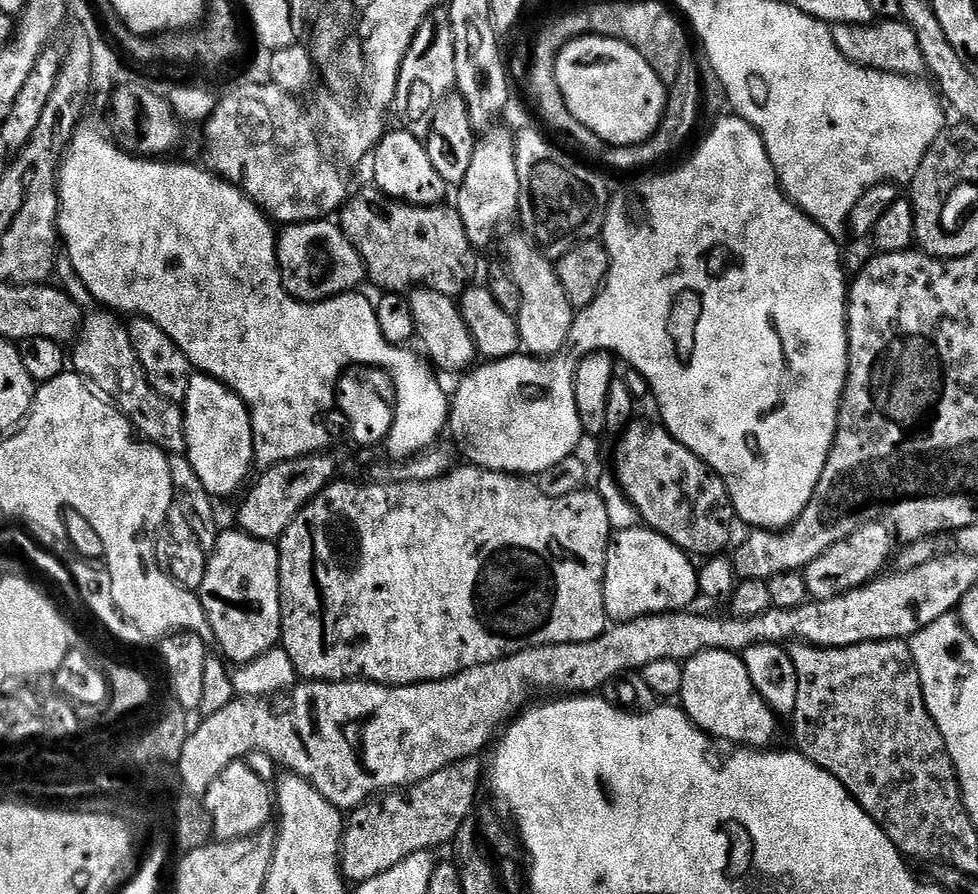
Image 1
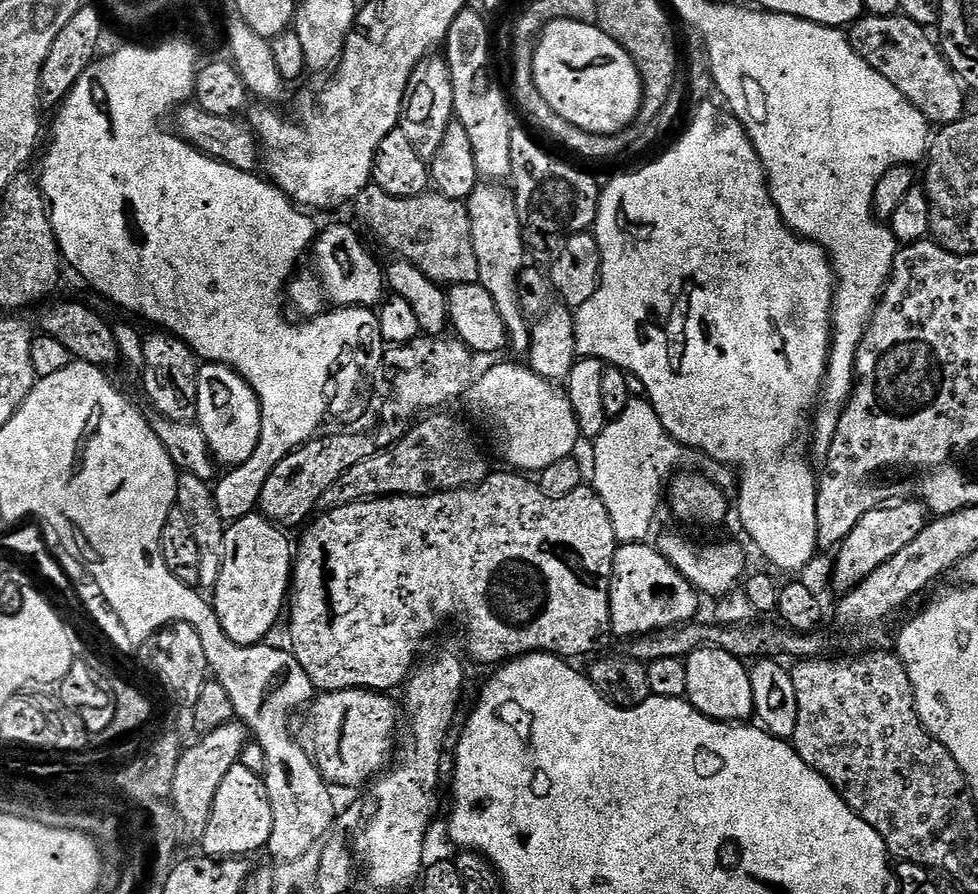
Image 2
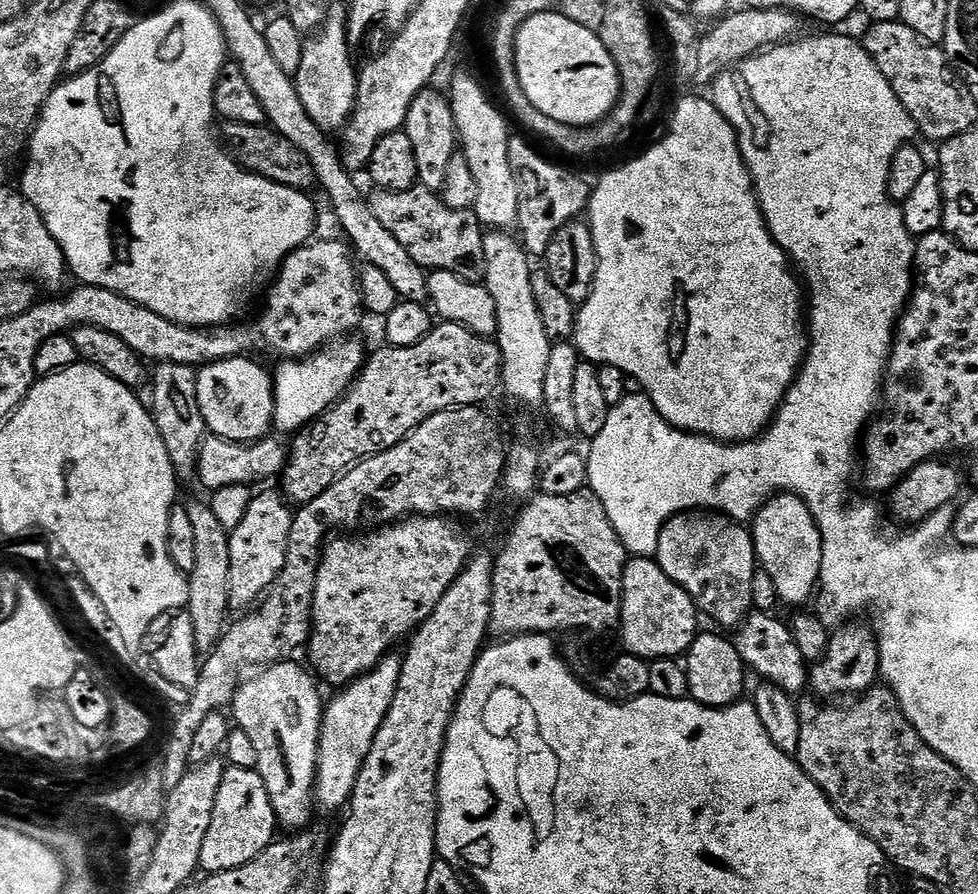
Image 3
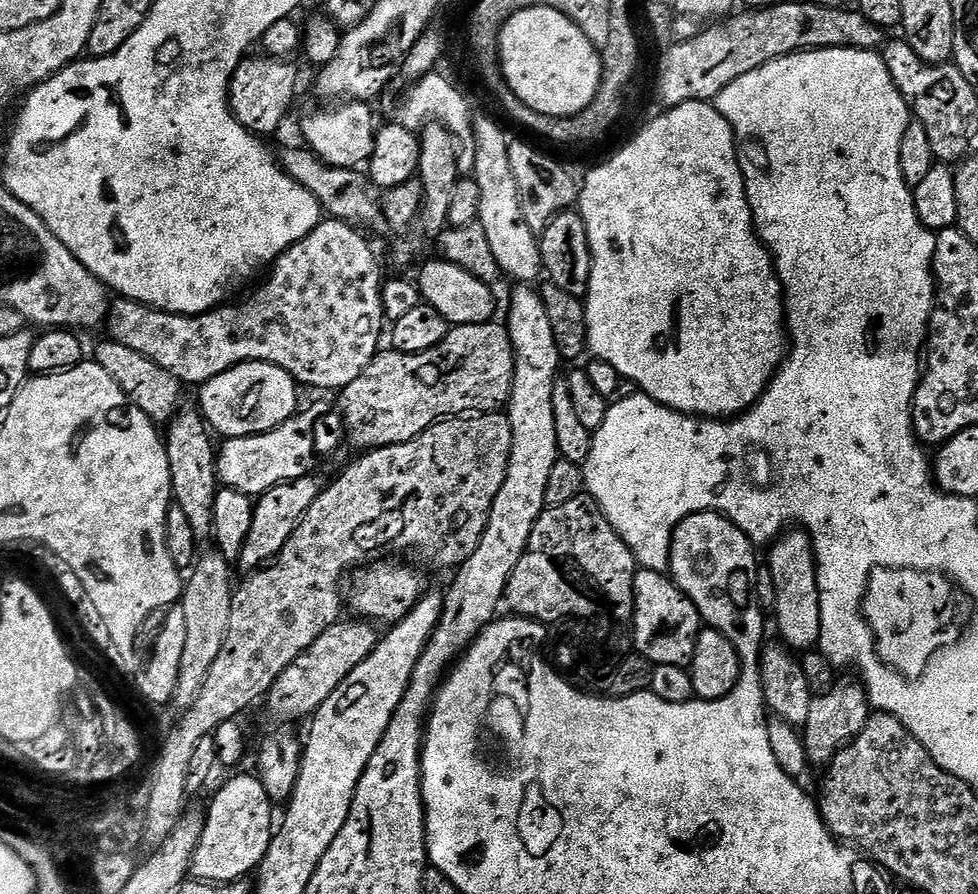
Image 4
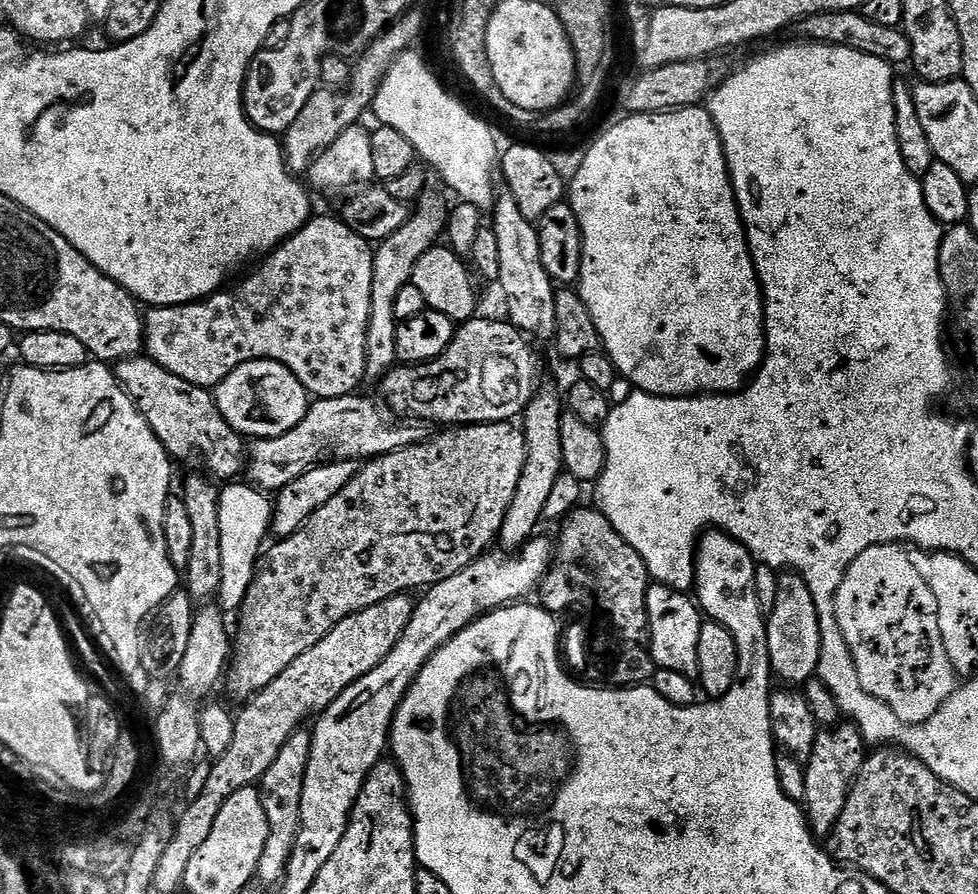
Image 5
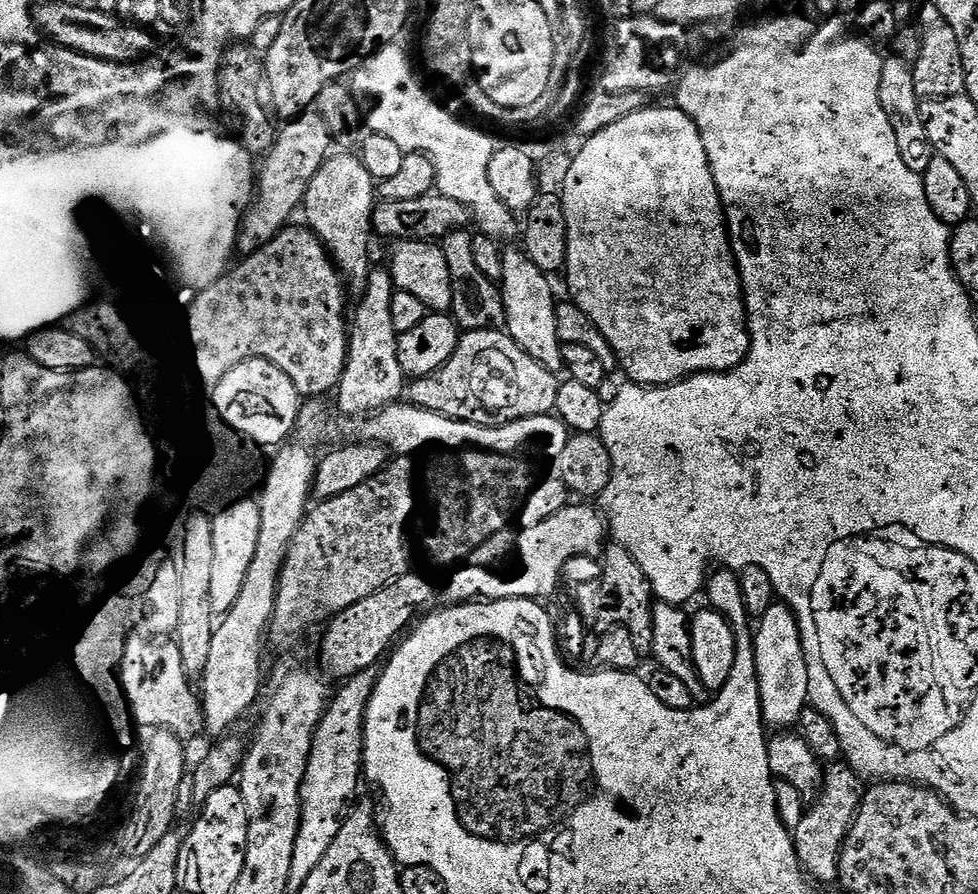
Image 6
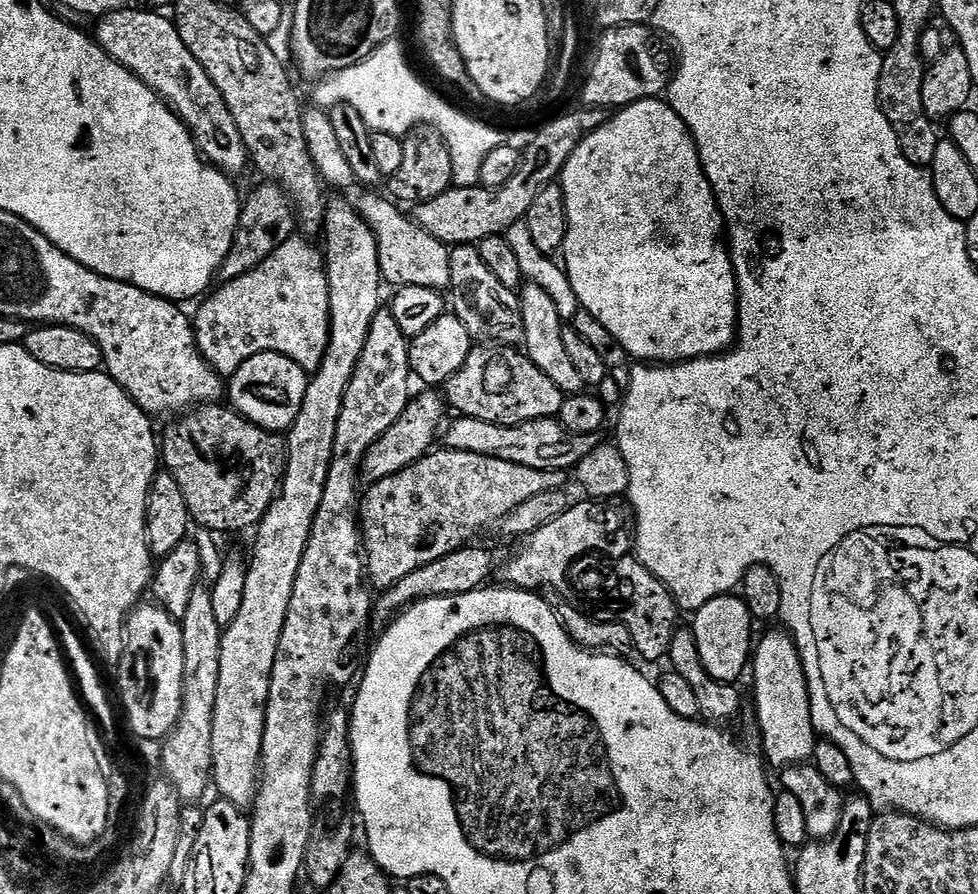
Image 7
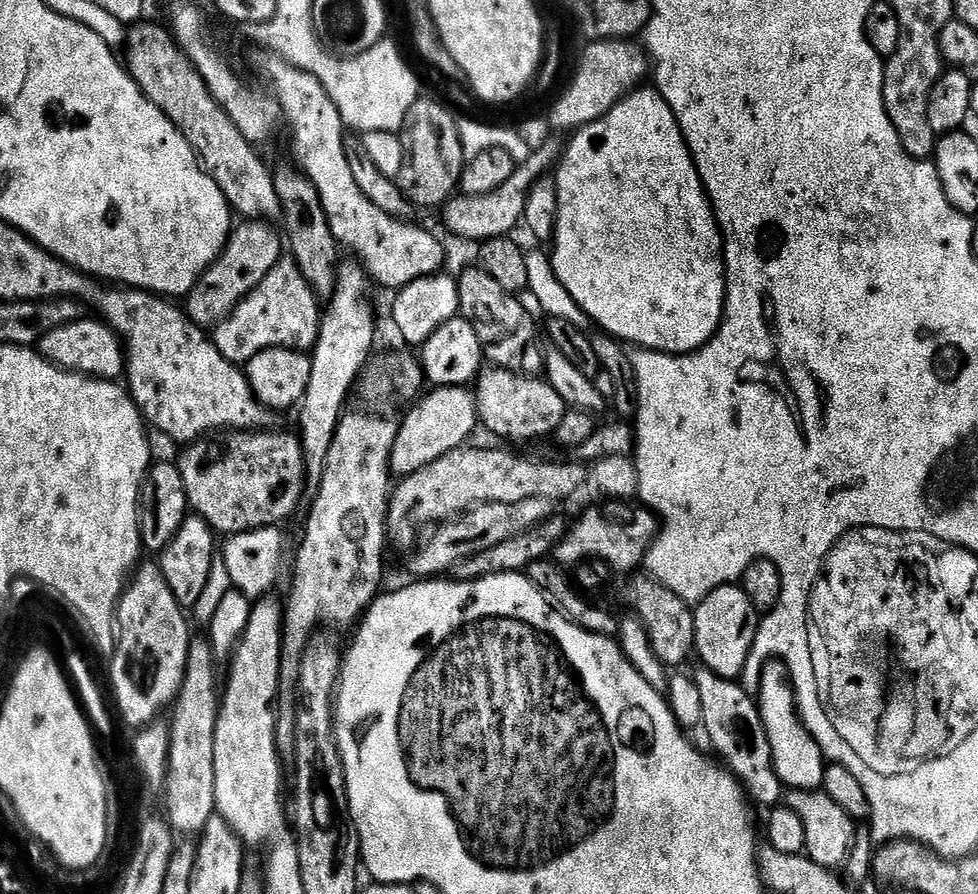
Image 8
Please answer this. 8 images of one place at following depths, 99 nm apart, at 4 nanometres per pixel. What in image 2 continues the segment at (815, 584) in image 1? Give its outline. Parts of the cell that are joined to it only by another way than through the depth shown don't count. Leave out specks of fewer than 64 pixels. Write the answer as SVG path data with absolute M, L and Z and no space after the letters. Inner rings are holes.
M901 500L870 510L870 514L862 514L862 518L858 518L854 530L850 530L850 534L846 534L846 538L840 541L835 549L837 552L836 561L832 564L832 584L837 588L837 593L843 594L858 587L862 581L870 578L870 574L874 574L874 570L878 570L878 566L882 566L882 562L890 562L890 558L894 558L894 554L898 554L898 550L903 550L909 542L914 542L914 538L918 538L918 534L922 534L929 519L929 513L918 500Z

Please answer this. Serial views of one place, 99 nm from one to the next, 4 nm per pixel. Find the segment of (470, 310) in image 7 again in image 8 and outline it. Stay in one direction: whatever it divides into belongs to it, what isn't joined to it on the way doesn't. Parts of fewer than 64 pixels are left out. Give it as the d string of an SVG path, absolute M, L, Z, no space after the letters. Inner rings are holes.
M477 266L465 270L456 280L458 286L459 315L463 316L470 326L474 326L474 334L478 334L484 346L484 358L489 365L507 368L510 372L520 372L524 359L536 340L536 324L524 304L515 295L502 290L489 274Z

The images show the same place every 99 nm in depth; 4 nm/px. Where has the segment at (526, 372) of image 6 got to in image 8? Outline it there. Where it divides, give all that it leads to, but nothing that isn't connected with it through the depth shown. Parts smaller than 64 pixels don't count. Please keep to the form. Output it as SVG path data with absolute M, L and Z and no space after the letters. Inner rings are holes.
M488 366L481 371L474 381L474 397L476 400L476 415L479 423L484 424L496 436L504 440L540 440L543 436L551 437L558 430L558 422L562 422L566 405L562 398L548 385L547 379L531 380L520 372L510 372L507 368Z

